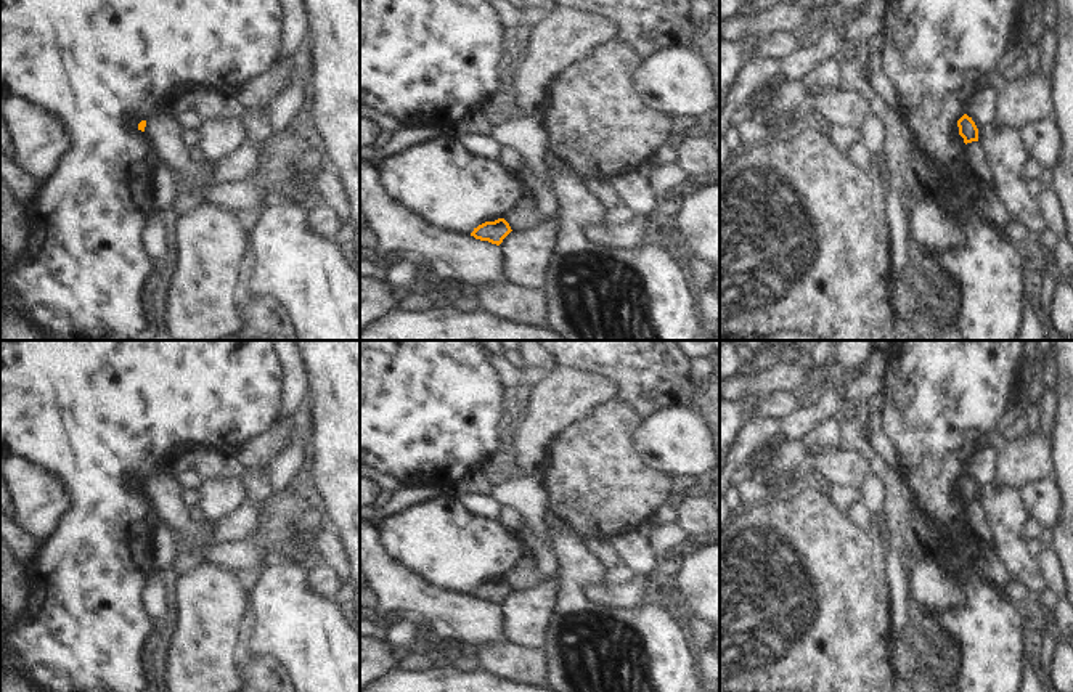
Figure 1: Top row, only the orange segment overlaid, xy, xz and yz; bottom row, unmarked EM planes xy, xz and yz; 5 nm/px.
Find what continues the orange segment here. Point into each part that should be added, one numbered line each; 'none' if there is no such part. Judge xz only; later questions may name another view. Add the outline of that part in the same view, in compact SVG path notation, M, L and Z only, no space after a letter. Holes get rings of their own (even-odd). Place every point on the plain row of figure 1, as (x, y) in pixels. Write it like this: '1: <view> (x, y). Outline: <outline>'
none.

